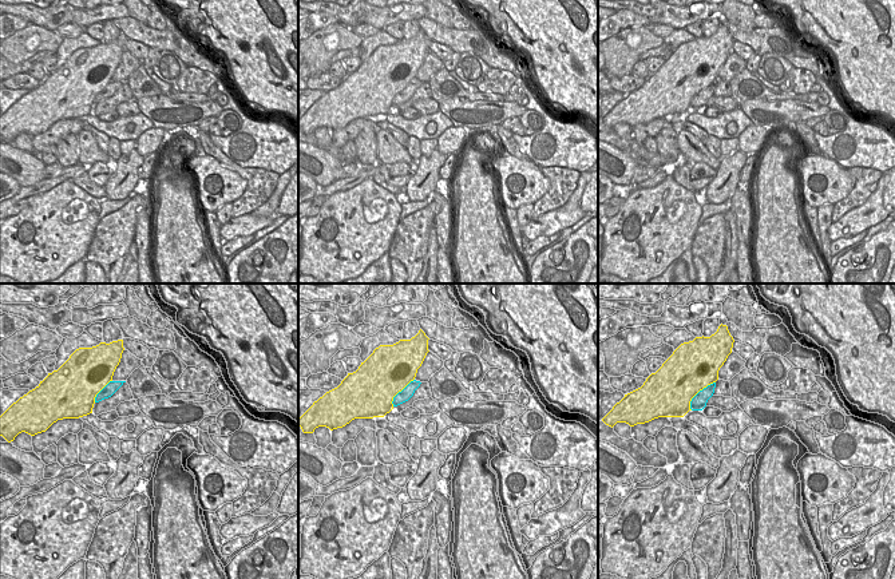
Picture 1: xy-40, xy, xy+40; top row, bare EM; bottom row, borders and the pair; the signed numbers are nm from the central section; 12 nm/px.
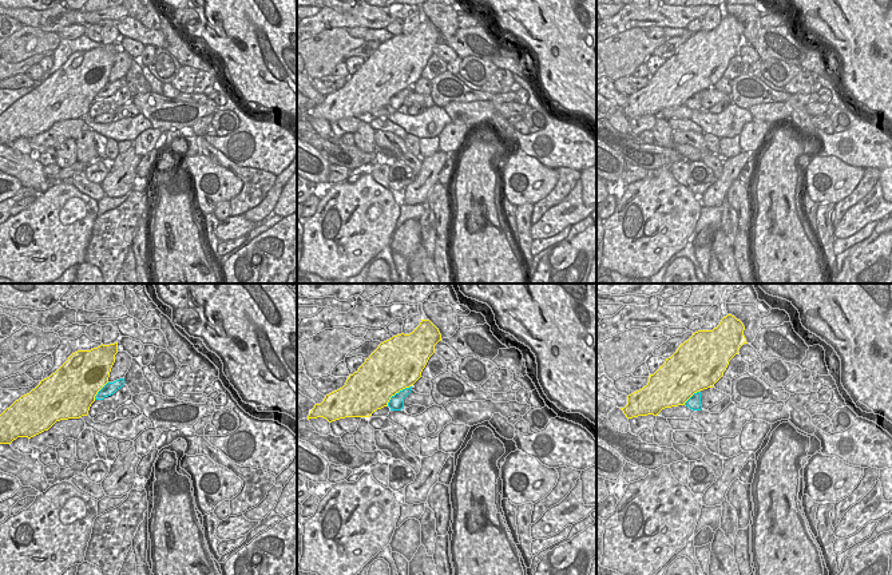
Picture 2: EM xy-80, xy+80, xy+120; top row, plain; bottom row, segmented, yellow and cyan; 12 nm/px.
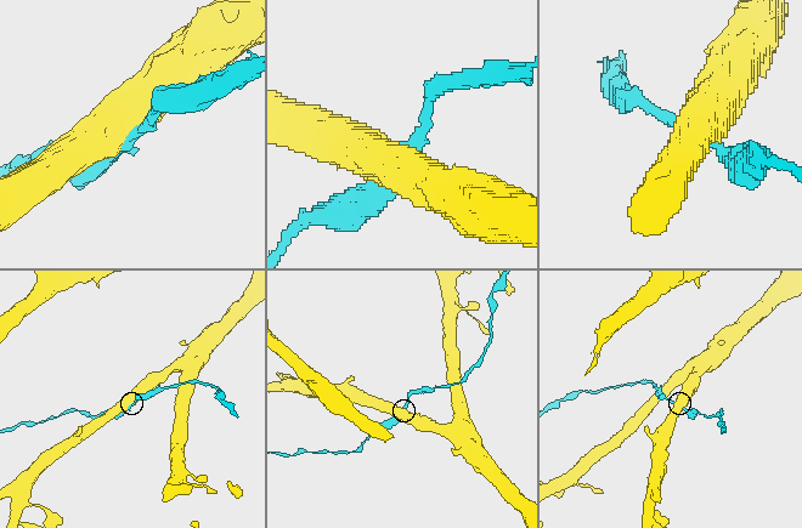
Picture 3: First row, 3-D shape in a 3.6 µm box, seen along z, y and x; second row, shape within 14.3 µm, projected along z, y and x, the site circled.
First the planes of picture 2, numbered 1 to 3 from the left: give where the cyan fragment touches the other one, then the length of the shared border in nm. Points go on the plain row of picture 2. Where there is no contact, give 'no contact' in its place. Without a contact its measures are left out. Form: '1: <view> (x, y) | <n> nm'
1: xy-80 (99, 90) | 280 nm
2: xy+80 (396, 92) | 400 nm
3: xy+120 (690, 96) | 260 nm

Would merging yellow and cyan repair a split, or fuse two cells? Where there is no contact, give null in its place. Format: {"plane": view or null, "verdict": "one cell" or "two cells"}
{"plane": "xy+40", "verdict": "two cells"}

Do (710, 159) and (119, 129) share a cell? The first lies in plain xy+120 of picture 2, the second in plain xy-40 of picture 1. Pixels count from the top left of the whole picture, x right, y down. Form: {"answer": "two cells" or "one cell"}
{"answer": "two cells"}

